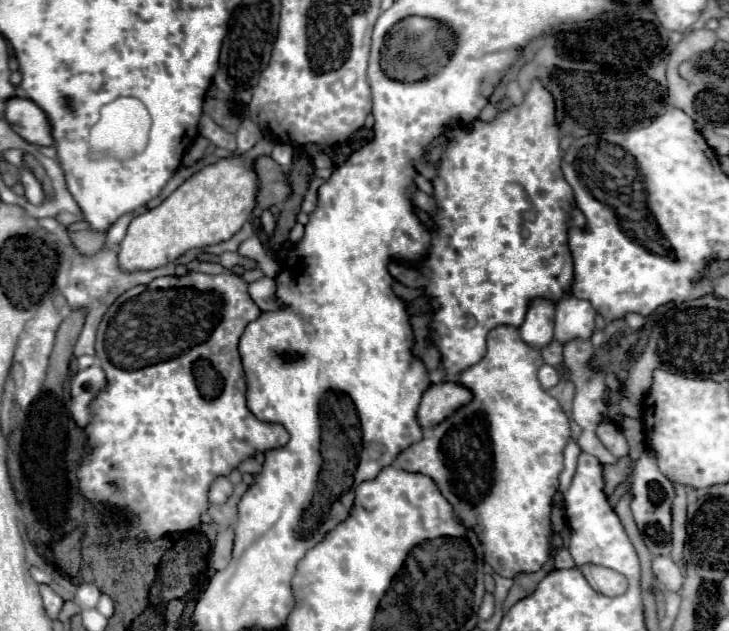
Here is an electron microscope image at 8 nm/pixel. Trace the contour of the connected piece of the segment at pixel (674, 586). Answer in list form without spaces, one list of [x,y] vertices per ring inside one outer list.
[[[655,556],[653,558],[653,572],[659,578],[659,582],[663,582],[667,586],[667,590],[677,592],[679,586],[683,584],[681,570],[677,568],[677,564],[669,556]]]

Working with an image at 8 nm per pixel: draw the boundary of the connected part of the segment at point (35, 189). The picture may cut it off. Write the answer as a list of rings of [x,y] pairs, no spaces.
[[[21,170],[21,184],[25,186],[25,196],[31,204],[35,206],[41,206],[43,204],[43,190],[41,190],[41,184],[39,180],[29,172],[29,170]]]

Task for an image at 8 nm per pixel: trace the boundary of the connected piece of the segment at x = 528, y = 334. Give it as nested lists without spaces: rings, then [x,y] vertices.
[[[533,298],[529,302],[525,322],[519,328],[521,338],[535,348],[547,346],[553,338],[553,316],[555,316],[555,304],[551,300]]]

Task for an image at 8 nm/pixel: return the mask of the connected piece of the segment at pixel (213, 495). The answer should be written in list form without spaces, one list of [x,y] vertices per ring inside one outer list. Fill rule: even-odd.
[[[219,476],[219,478],[215,478],[215,482],[209,488],[209,502],[211,504],[223,504],[231,492],[233,492],[233,484],[229,482],[229,478]]]

